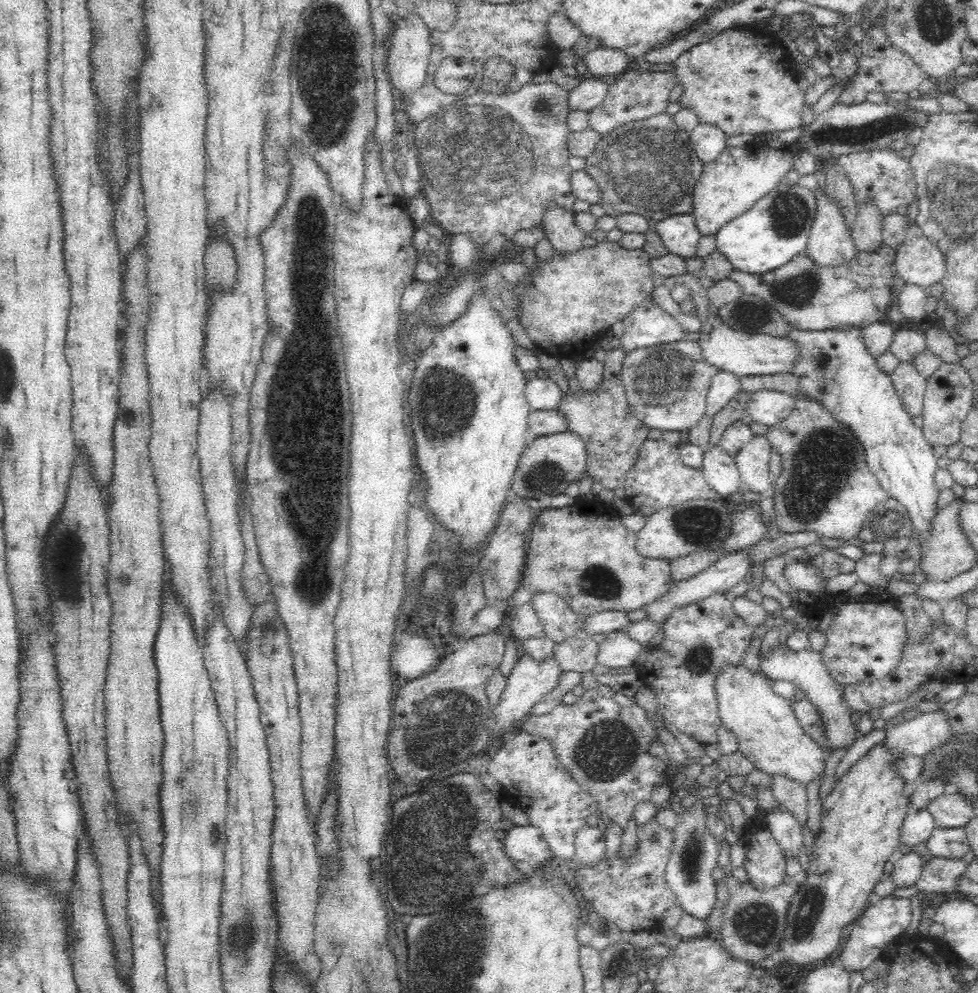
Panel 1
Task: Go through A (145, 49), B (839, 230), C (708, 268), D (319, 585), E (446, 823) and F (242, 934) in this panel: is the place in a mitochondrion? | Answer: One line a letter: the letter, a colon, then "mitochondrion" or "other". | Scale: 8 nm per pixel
A: other
B: other
C: other
D: mitochondrion
E: mitochondrion
F: mitochondrion

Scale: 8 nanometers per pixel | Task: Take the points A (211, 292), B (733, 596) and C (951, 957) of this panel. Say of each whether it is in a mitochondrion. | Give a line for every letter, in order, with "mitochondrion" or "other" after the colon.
A: other
B: other
C: other

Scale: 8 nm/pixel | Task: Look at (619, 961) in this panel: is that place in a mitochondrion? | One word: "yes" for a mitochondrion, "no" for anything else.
no

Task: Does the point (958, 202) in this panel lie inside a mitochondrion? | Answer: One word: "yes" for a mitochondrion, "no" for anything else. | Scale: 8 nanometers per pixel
yes

